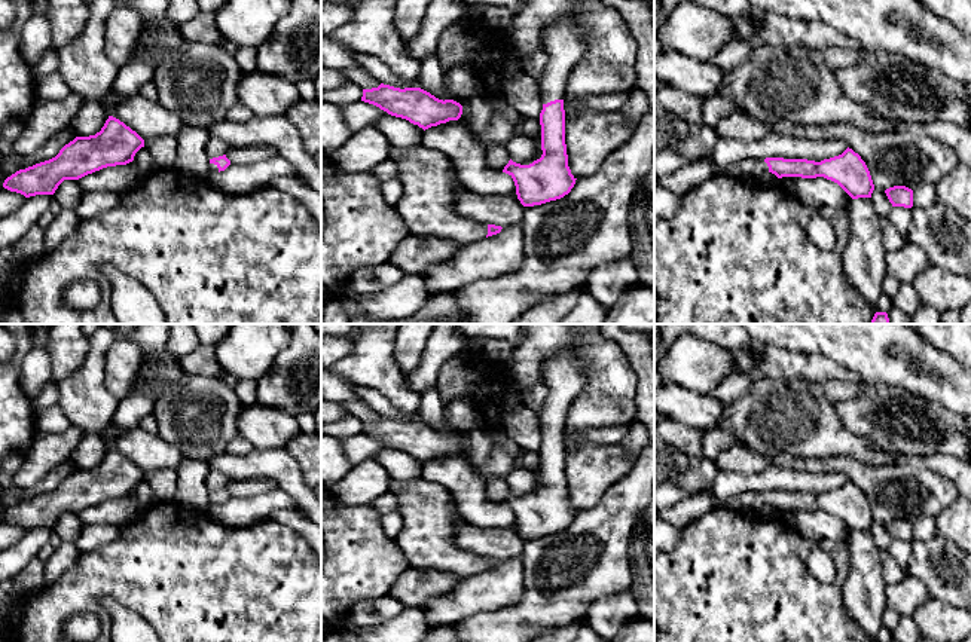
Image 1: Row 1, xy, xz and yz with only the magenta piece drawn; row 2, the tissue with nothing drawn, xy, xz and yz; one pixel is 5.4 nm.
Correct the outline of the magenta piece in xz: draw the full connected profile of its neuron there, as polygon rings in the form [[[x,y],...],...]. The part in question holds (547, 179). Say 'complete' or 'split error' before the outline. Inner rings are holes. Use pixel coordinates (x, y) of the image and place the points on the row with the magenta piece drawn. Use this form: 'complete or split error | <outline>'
split error | [[[575,19],[547,22],[543,27],[541,49],[549,56],[544,74],[537,82],[543,103],[540,113],[543,155],[529,165],[510,159],[503,169],[513,178],[517,199],[523,207],[561,199],[575,184],[577,178],[568,166],[564,97],[567,79],[584,55],[584,42],[584,31]]]

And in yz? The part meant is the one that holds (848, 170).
split error | [[[852,149],[821,162],[807,159],[745,159],[720,168],[711,156],[690,162],[672,175],[659,178],[659,186],[683,196],[702,181],[714,175],[732,175],[760,181],[766,172],[782,177],[816,178],[824,177],[837,183],[852,199],[871,198],[874,184],[865,162]]]

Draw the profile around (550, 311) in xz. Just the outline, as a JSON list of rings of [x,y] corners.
[[[581,291],[552,294],[549,300],[538,302],[523,314],[520,314],[512,324],[558,324],[577,303]]]

